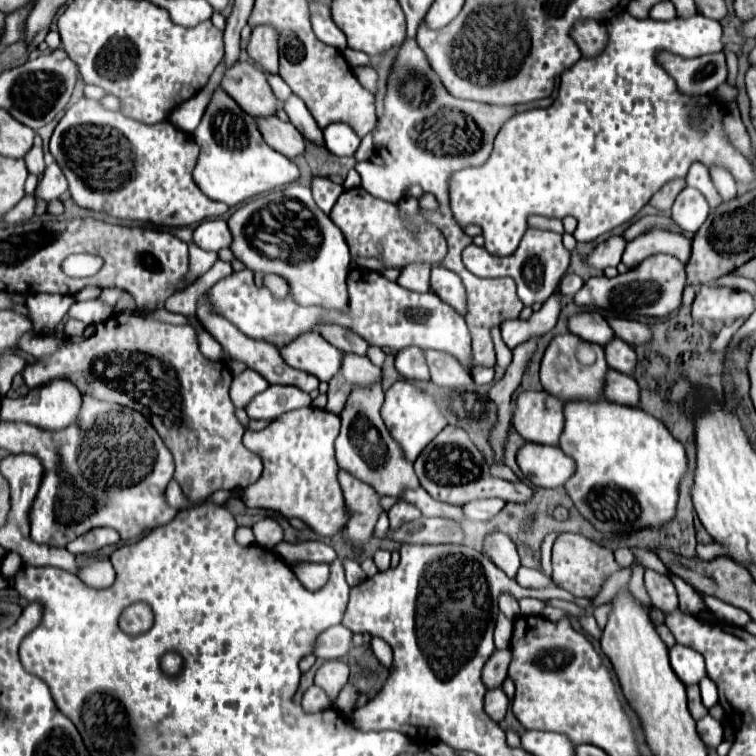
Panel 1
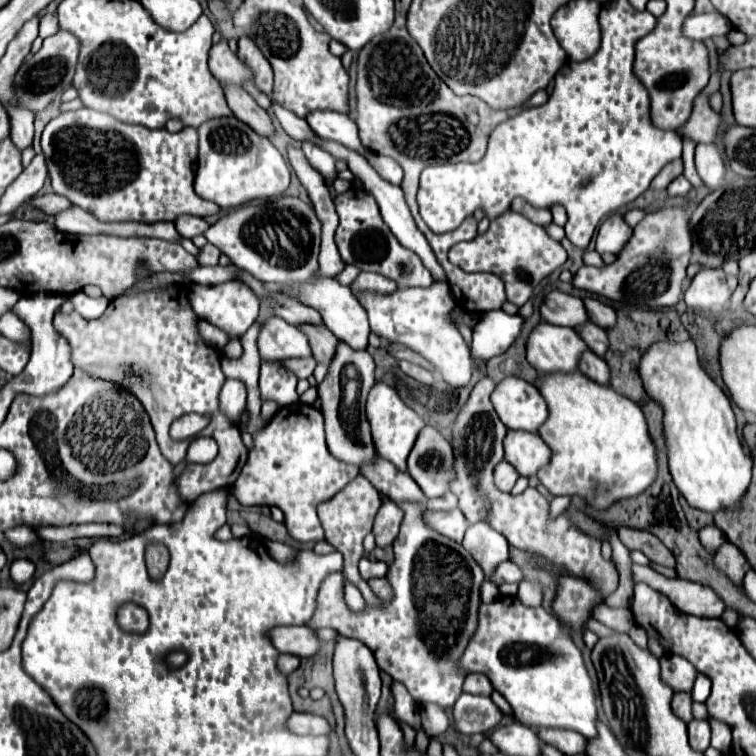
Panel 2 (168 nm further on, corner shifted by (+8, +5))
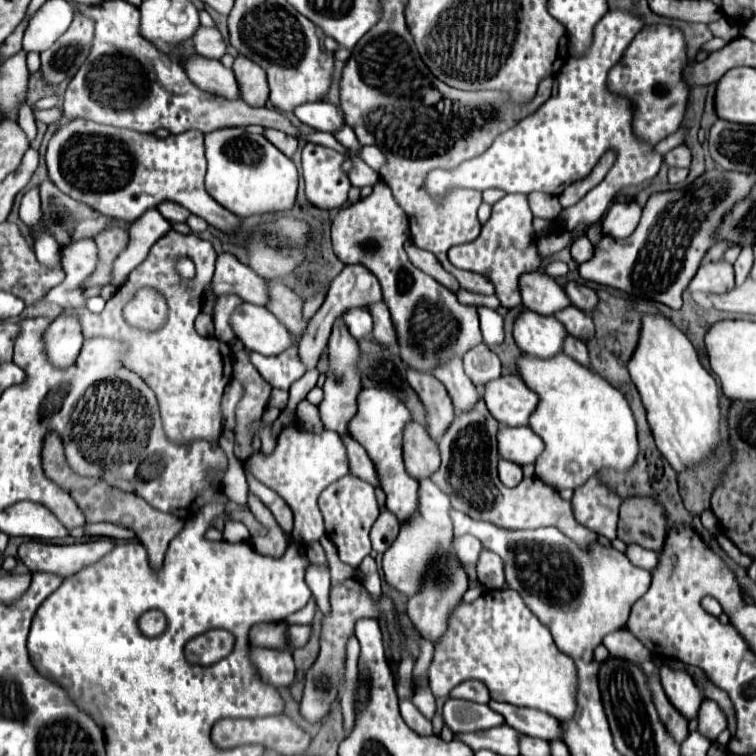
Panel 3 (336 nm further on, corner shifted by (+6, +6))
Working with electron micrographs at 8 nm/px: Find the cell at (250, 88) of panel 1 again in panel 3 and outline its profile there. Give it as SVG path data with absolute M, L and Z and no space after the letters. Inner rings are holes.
M199 25L199 29L193 33L193 47L199 55L209 59L219 59L221 55L225 55L225 41L217 27Z

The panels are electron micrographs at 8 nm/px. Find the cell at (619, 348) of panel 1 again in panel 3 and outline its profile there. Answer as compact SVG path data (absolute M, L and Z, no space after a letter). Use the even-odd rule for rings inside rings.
M573 305L561 309L559 313L555 313L555 317L561 321L561 325L567 329L567 333L577 339L587 341L587 339L591 339L591 333L595 333L591 317Z

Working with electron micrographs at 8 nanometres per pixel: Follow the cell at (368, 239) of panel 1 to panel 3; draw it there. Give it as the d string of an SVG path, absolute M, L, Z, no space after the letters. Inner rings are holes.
M375 183L369 197L343 207L333 219L331 239L335 255L345 265L361 263L379 279L383 301L389 307L397 333L399 355L411 369L433 373L433 369L483 343L477 309L459 303L453 291L439 285L409 261L403 249L403 243L409 239L409 219L387 183Z

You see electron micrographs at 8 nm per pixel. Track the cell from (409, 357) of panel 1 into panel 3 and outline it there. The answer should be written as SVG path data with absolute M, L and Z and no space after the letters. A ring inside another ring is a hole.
M413 369L407 371L407 383L419 395L425 407L425 429L429 437L439 441L455 419L455 409L447 389L443 389L443 385L433 375L415 373Z

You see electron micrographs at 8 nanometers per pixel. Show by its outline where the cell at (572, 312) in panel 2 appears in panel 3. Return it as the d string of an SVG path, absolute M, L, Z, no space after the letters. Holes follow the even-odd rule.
M539 271L523 273L519 277L519 291L523 307L541 315L553 315L555 311L571 305L569 297L565 297L563 287Z

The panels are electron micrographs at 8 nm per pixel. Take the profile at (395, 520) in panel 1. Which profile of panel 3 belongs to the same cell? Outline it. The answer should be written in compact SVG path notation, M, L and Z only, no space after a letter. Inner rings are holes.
M383 511L377 517L375 525L371 527L371 543L373 543L373 549L377 553L385 553L389 549L391 541L395 541L397 533L399 533L399 521L397 521L397 517L393 513L389 513L389 511Z

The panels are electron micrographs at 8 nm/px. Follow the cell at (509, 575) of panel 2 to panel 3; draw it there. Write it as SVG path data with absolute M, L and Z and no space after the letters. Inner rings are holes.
M481 551L477 559L477 579L487 587L487 589L501 589L505 585L503 577L503 563L499 557L491 551Z

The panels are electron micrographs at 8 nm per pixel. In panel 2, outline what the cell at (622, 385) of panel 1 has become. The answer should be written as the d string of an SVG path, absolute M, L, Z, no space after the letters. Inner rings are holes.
M587 350L581 356L581 368L579 368L587 378L591 378L593 382L607 386L611 380L611 370L609 366L603 362L603 358L599 358L597 354L593 354L591 350Z

